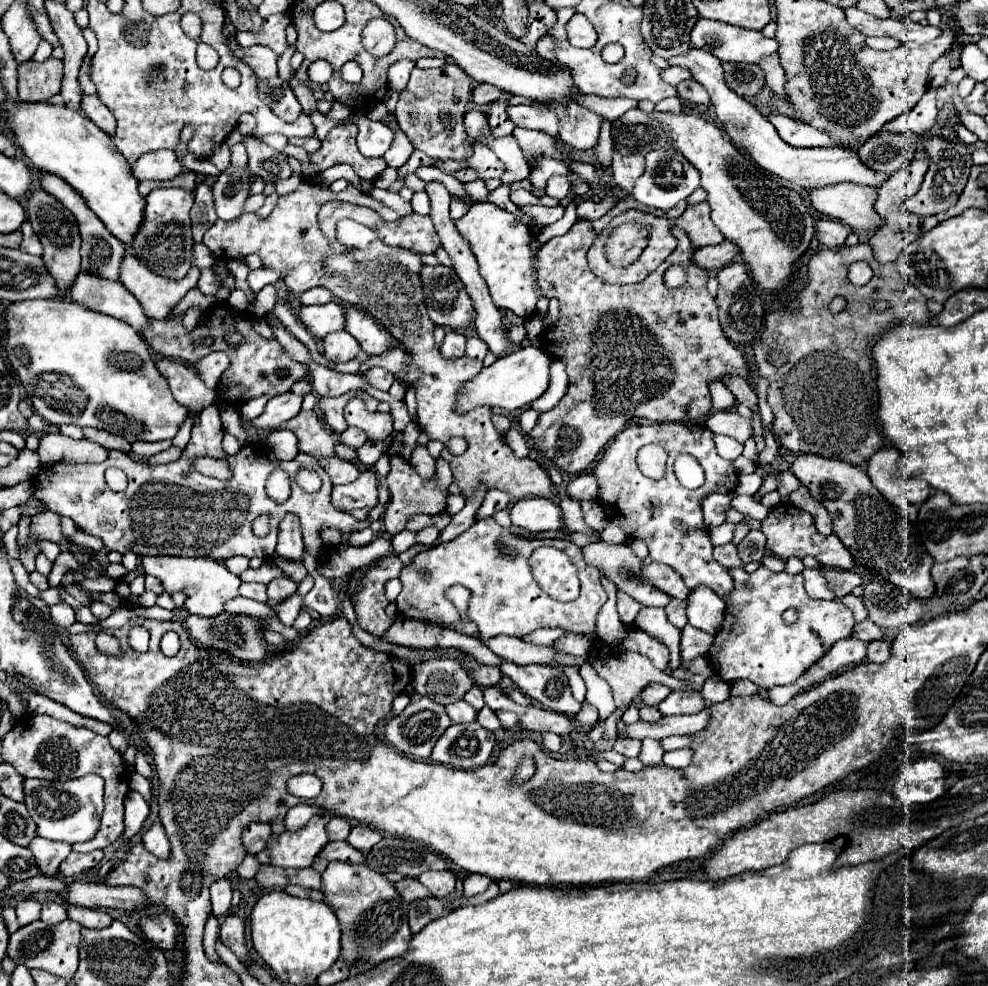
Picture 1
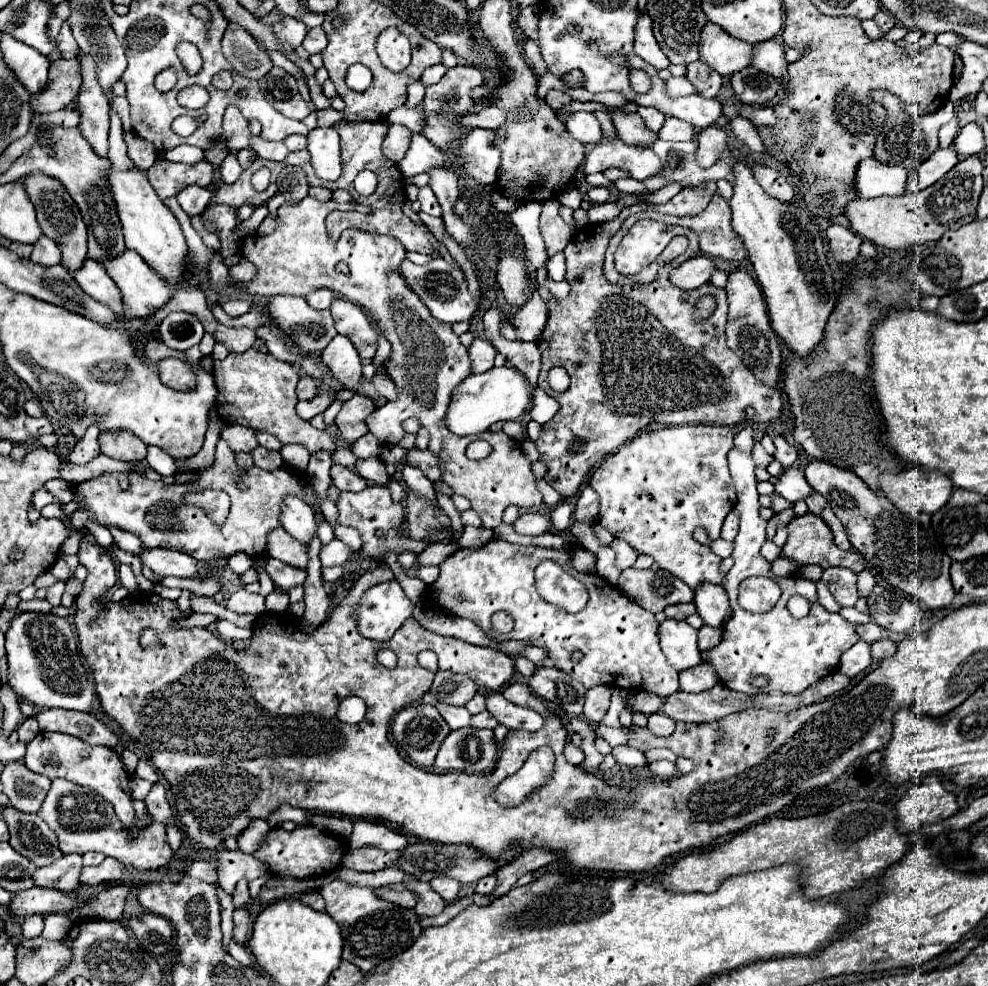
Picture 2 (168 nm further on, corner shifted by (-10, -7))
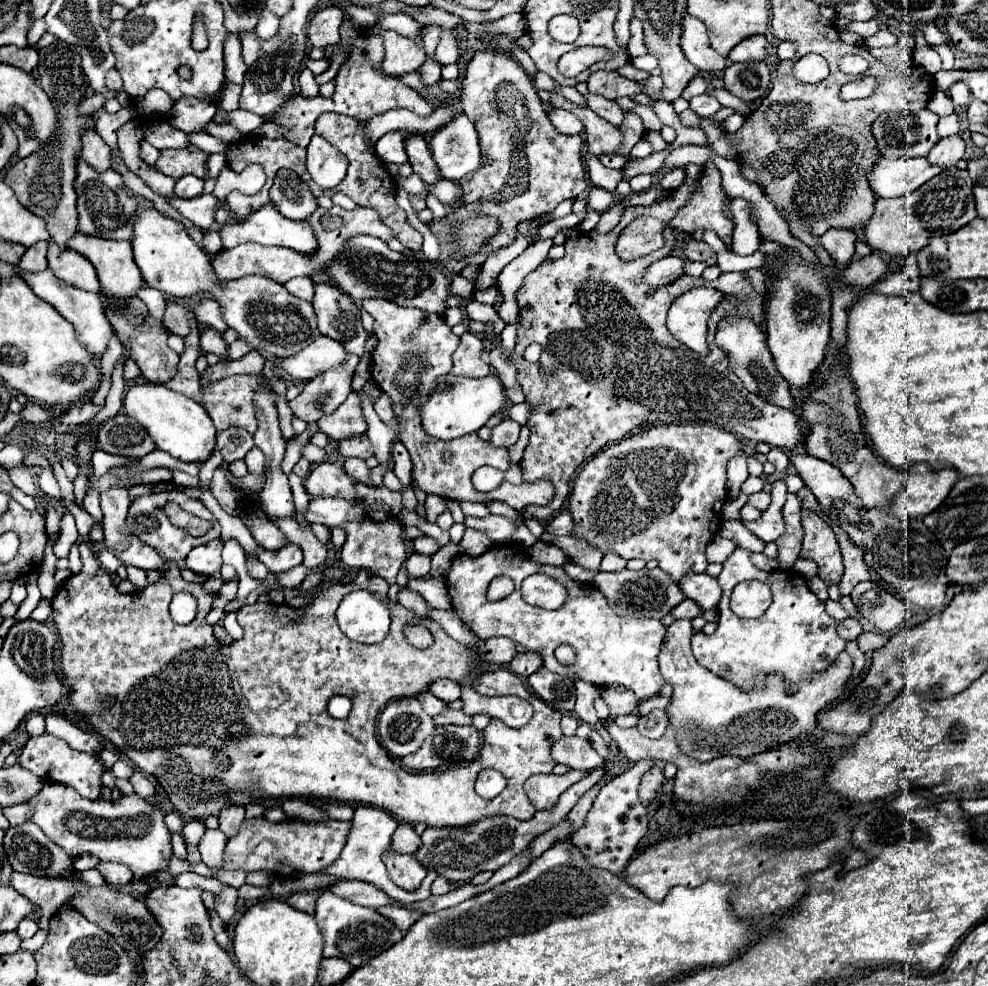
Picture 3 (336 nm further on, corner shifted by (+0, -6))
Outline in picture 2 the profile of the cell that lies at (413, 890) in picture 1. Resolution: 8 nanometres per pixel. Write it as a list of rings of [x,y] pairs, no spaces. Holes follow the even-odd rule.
[[[402,883],[378,887],[378,889],[374,889],[374,893],[378,893],[378,897],[382,897],[382,899],[394,903],[394,905],[402,905],[402,907],[406,907],[406,909],[414,909],[414,905],[416,905],[414,893],[408,891]]]

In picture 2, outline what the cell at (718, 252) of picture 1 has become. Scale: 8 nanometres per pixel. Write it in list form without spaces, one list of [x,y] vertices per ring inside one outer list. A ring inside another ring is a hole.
[[[704,255],[692,257],[670,271],[670,283],[680,289],[698,289],[702,283],[708,283],[712,273],[716,271],[716,263]]]

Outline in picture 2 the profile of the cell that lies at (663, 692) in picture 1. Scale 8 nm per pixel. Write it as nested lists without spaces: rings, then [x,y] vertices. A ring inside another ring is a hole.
[[[636,691],[636,693],[624,693],[624,703],[626,705],[634,705],[634,713],[644,713],[644,715],[652,715],[652,713],[658,713],[662,703],[664,703],[664,697],[658,697],[658,695],[652,695],[652,693],[646,693],[646,691]]]

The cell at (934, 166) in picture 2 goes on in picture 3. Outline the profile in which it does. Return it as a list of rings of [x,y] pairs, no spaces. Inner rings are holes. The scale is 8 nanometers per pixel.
[[[956,134],[950,138],[938,140],[936,146],[930,150],[930,154],[926,156],[926,160],[940,168],[952,168],[962,156],[964,156],[964,140],[960,134]]]

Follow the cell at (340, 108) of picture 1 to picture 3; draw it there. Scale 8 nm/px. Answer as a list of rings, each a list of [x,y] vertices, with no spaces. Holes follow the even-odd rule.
[[[316,134],[312,136],[306,150],[308,150],[306,170],[310,172],[312,180],[318,186],[334,188],[336,184],[340,184],[340,180],[344,180],[348,160],[336,146],[332,146],[328,140]]]

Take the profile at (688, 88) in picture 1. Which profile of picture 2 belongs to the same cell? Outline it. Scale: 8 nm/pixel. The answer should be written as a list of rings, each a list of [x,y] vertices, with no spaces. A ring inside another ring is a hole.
[[[670,77],[666,81],[666,93],[668,97],[680,97],[694,93],[694,85],[686,77]]]

